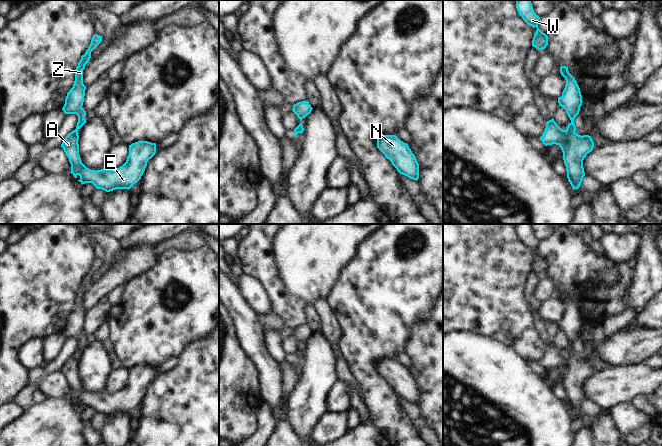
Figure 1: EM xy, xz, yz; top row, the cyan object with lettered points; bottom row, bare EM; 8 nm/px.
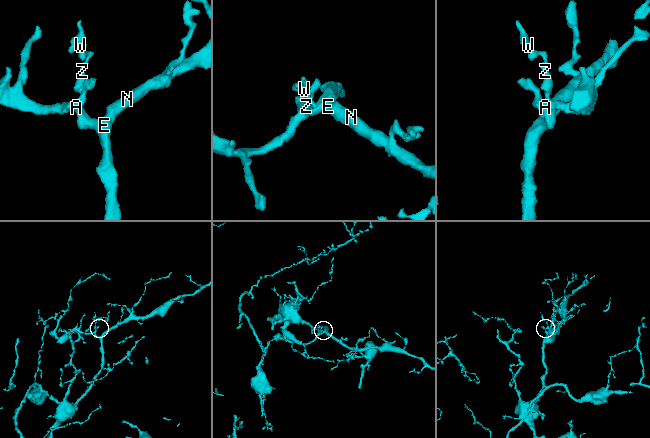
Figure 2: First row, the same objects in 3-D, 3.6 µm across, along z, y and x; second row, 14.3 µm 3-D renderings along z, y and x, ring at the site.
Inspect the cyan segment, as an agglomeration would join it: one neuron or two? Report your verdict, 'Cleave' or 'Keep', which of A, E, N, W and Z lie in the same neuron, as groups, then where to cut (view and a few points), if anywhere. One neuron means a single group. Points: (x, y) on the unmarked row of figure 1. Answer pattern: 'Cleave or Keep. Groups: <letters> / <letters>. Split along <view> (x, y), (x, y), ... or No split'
Keep. Groups: A E N W Z. No split

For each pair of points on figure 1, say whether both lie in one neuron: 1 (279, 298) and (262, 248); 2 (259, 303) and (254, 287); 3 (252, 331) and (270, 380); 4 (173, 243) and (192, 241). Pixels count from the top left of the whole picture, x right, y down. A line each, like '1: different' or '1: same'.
1: same
2: same
3: same
4: same

